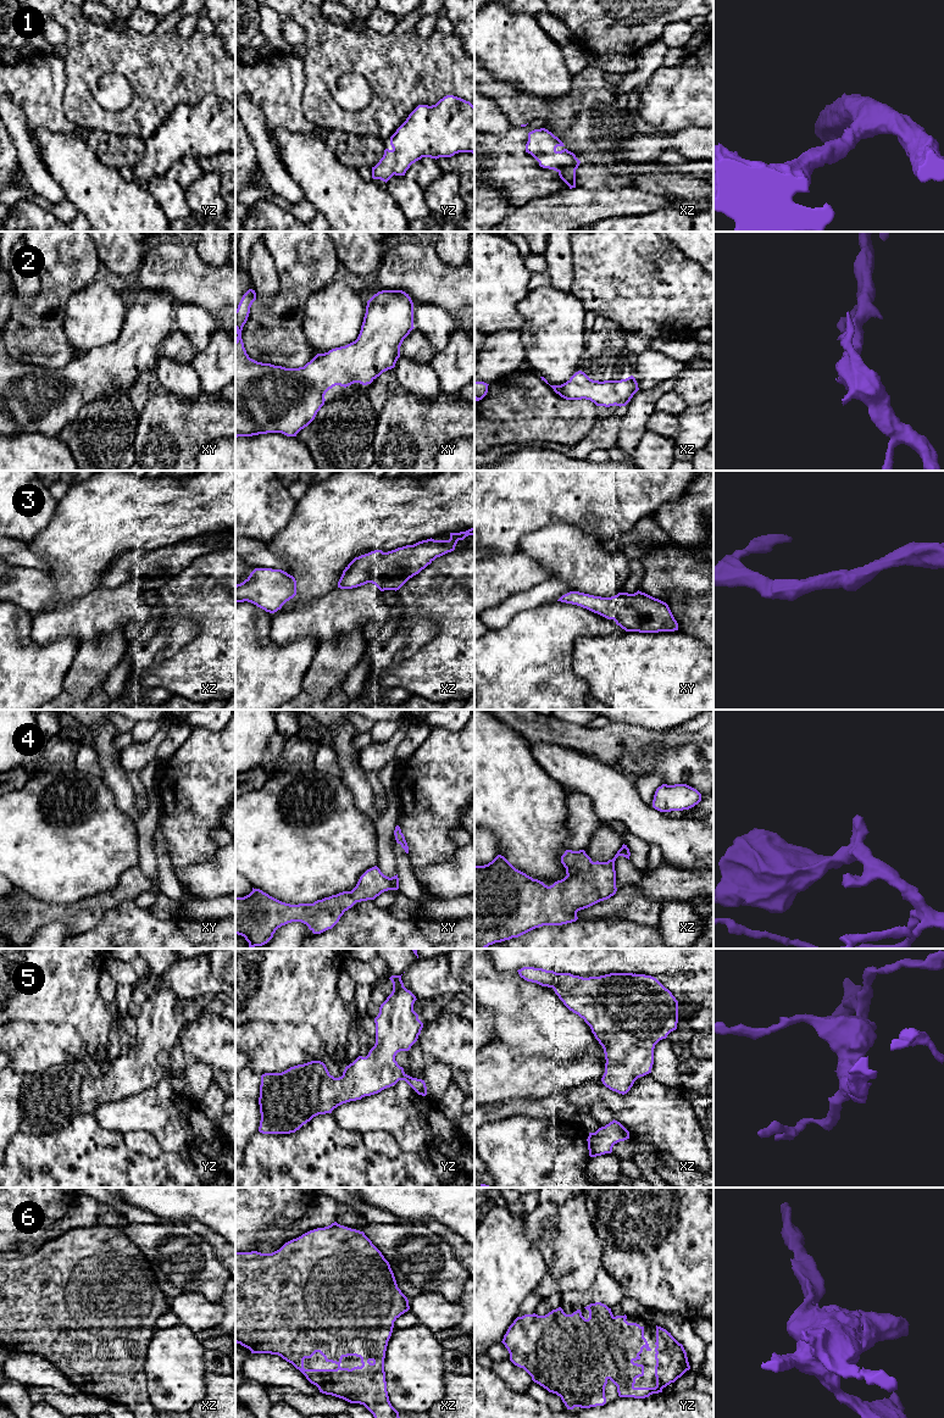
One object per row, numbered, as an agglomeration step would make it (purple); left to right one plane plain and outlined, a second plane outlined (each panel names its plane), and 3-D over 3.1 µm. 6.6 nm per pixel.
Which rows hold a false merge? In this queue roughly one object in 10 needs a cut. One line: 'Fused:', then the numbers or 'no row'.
Fused: no row

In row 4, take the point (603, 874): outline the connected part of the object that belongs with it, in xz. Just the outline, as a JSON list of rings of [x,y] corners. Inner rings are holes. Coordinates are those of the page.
[[[623,844],[607,862],[593,862],[584,850],[566,850],[561,856],[561,863],[567,875],[550,886],[516,869],[501,855],[488,864],[474,866],[474,949],[487,949],[489,945],[518,938],[543,925],[576,922],[578,911],[616,894],[615,861],[618,856],[629,860],[627,845]]]

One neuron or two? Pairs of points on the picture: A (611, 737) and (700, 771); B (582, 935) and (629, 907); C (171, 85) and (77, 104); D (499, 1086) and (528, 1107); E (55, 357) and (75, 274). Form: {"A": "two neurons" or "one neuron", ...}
{"A": "one neuron", "B": "two neurons", "C": "one neuron", "D": "two neurons", "E": "one neuron"}

